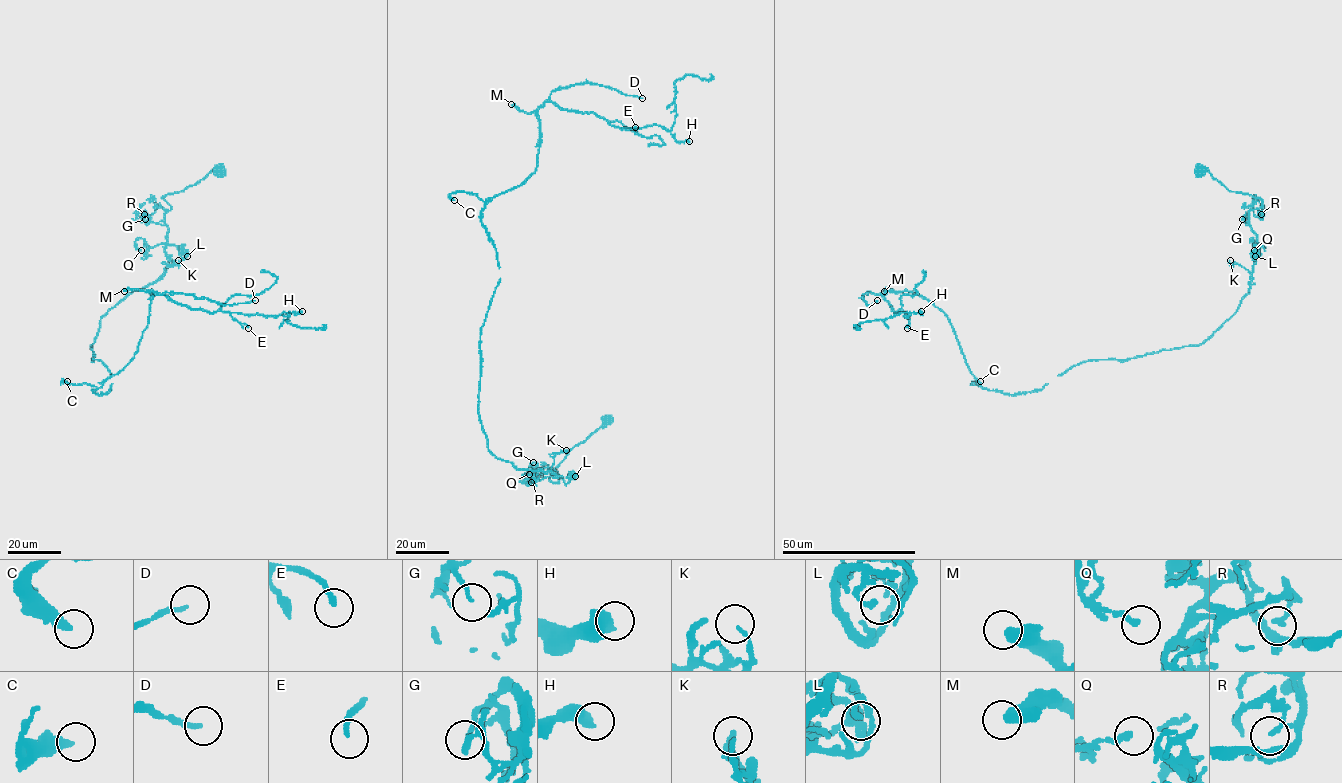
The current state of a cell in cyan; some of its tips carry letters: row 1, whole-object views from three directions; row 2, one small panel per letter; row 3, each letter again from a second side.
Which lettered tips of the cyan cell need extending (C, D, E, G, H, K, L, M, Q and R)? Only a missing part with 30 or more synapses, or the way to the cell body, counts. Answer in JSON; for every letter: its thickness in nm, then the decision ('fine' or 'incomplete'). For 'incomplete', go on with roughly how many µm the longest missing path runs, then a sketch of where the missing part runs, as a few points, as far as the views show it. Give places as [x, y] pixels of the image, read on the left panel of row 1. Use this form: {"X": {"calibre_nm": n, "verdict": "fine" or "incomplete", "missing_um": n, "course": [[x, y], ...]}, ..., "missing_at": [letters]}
{"C": {"calibre_nm": 380, "verdict": "fine"}, "D": {"calibre_nm": 180, "verdict": "incomplete", "missing_um": 30, "course": [[255, 300], [268, 296], [275, 287], [260, 272], [276, 261]]}, "E": {"calibre_nm": 180, "verdict": "incomplete", "missing_um": 40, "course": [[248, 328], [265, 335], [274, 351], [283, 358], [291, 357], [294, 362], [298, 358], [305, 359], [310, 364]]}, "G": {"calibre_nm": 120, "verdict": "fine"}, "H": {"calibre_nm": 600, "verdict": "fine"}, "K": {"calibre_nm": 120, "verdict": "fine"}, "L": {"calibre_nm": 180, "verdict": "fine"}, "M": {"calibre_nm": 480, "verdict": "fine"}, "Q": {"calibre_nm": 240, "verdict": "fine"}, "R": {"calibre_nm": 160, "verdict": "fine"}, "missing_at": ["D", "E"]}

